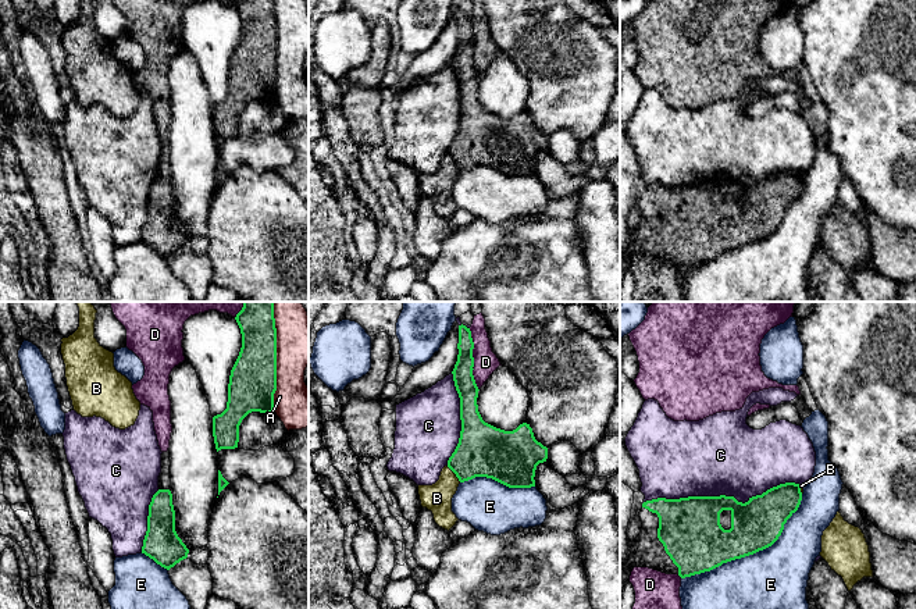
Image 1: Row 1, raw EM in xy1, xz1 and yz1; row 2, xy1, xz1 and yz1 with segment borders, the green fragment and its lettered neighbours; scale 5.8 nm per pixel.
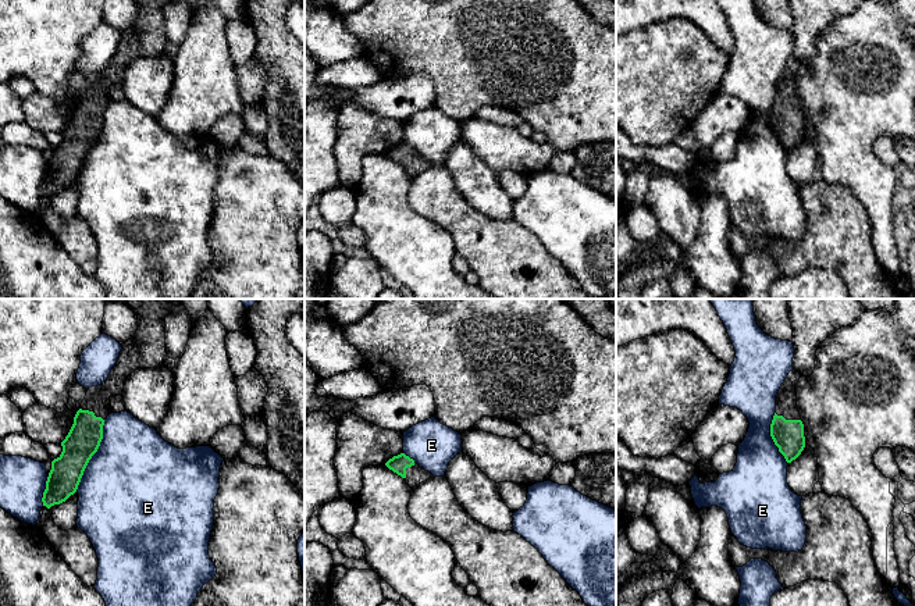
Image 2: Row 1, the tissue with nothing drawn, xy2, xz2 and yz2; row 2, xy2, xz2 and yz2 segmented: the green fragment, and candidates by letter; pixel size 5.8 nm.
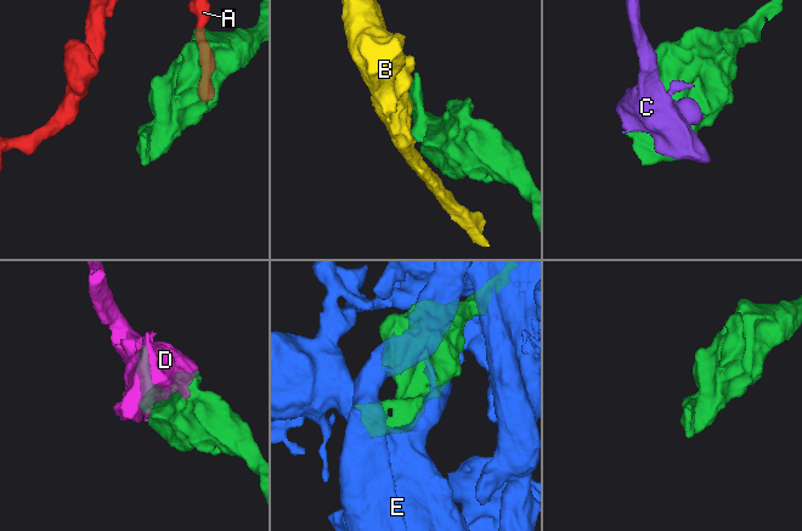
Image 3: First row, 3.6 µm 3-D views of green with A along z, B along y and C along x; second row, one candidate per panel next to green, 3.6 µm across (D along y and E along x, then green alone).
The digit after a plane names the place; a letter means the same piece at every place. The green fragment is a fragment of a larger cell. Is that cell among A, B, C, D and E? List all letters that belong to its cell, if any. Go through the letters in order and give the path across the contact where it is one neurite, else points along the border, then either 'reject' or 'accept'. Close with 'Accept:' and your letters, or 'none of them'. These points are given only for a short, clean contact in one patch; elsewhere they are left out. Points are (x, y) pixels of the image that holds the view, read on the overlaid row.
A: reject
B: border xz1 (446, 466), (460, 481); reject
C: reject
D: reject
E: reject
Accept: none of them

